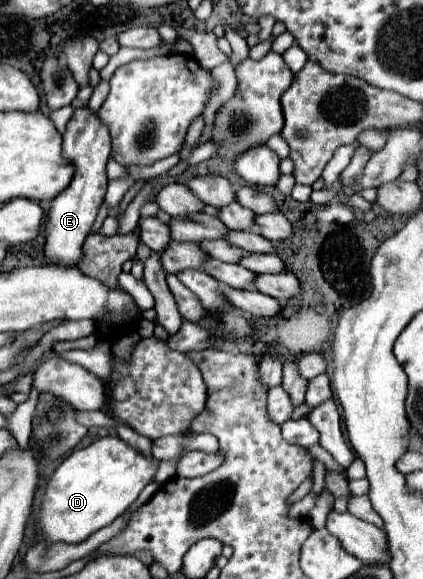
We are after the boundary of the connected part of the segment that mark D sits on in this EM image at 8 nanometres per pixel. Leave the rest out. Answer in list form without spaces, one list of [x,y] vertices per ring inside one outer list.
[[[104,436],[86,448],[74,450],[58,466],[58,470],[54,472],[54,476],[50,478],[50,482],[46,486],[44,500],[36,512],[36,530],[40,532],[42,540],[46,540],[48,544],[52,544],[52,542],[76,544],[76,542],[86,540],[90,534],[94,534],[102,526],[112,524],[120,514],[124,514],[130,508],[130,504],[138,498],[138,494],[144,490],[144,486],[154,480],[158,464],[160,462],[156,458],[144,456],[136,448],[122,442],[118,436]]]

